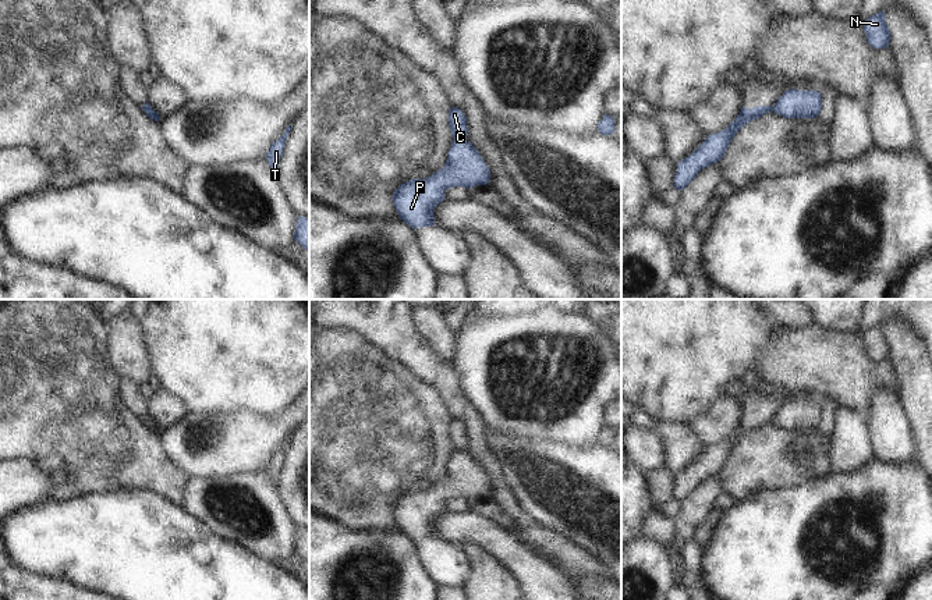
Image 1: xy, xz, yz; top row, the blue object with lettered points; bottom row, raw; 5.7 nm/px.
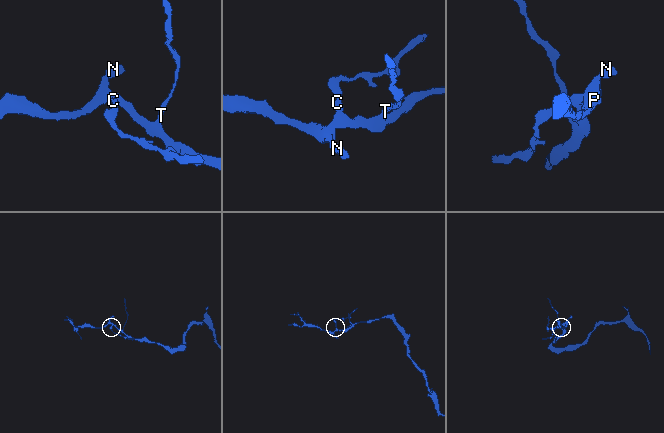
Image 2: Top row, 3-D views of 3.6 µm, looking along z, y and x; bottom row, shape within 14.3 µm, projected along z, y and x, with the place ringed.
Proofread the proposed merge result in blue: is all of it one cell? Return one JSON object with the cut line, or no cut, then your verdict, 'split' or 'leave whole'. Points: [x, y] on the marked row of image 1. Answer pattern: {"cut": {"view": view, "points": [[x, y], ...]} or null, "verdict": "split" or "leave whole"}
{"cut": {"view": "xz", "points": [[454, 137], [464, 138]]}, "verdict": "split"}

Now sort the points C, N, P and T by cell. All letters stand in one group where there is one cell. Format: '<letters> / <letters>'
C / N P T

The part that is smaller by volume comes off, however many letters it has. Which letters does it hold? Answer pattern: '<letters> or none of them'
C

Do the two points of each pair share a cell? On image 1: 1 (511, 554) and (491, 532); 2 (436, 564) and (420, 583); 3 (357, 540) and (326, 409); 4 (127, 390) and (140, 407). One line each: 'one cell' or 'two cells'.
1: one cell
2: two cells
3: two cells
4: one cell

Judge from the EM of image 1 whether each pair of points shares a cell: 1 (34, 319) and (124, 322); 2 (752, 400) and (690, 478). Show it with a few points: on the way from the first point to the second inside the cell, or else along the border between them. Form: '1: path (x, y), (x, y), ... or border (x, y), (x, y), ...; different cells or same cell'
1: border (107, 322), (107, 347), (112, 354); different cells
2: path (752, 421), (711, 462); same cell

